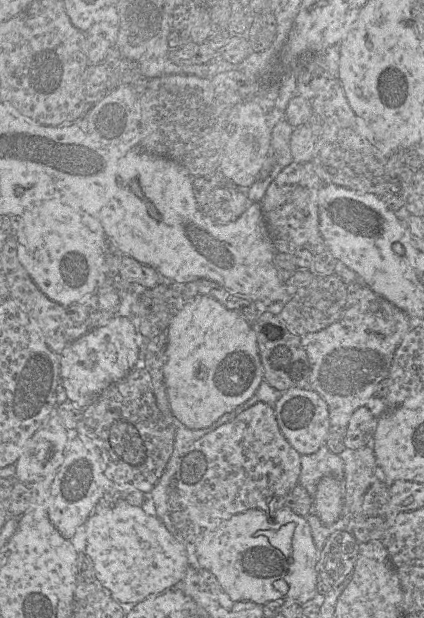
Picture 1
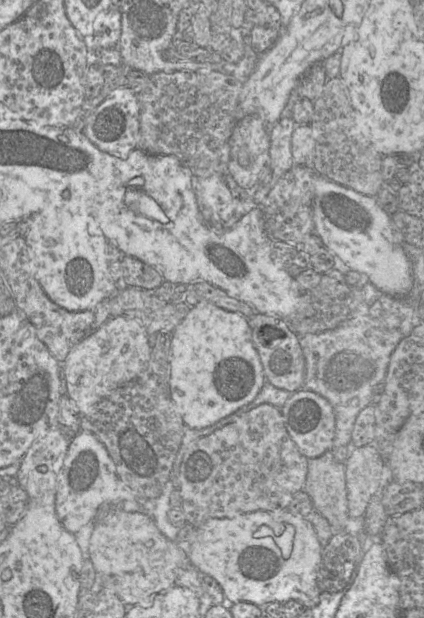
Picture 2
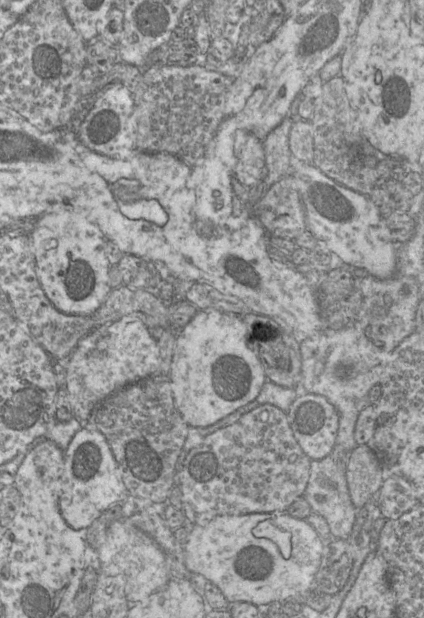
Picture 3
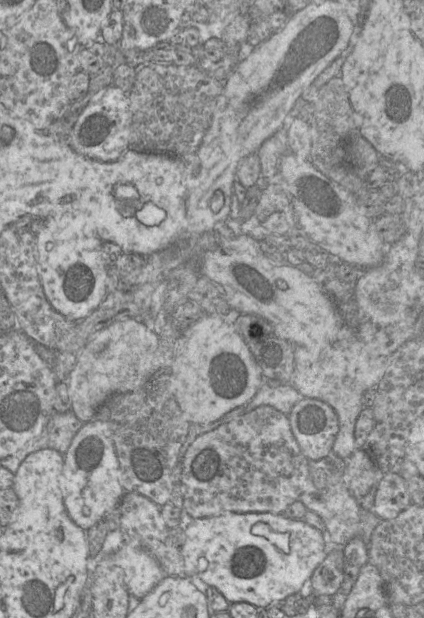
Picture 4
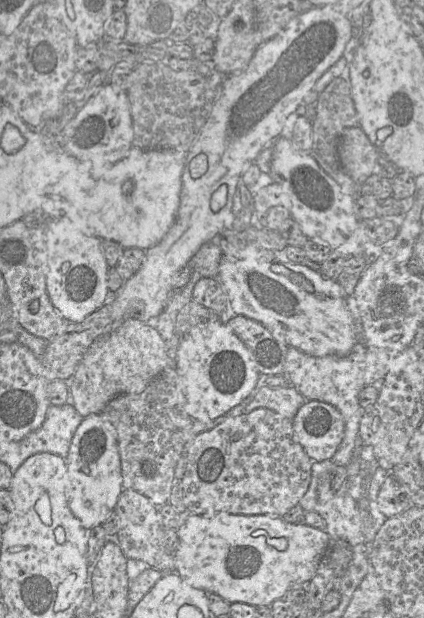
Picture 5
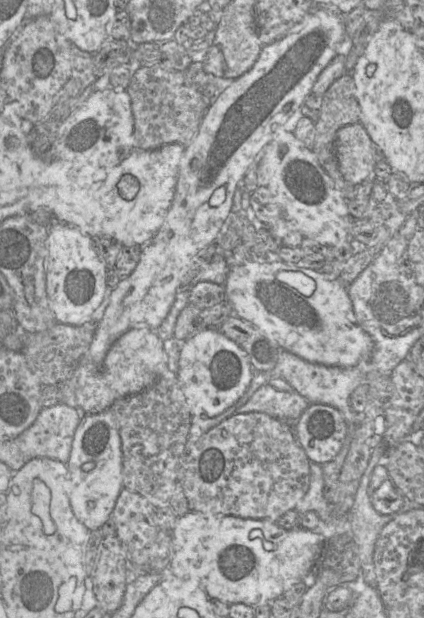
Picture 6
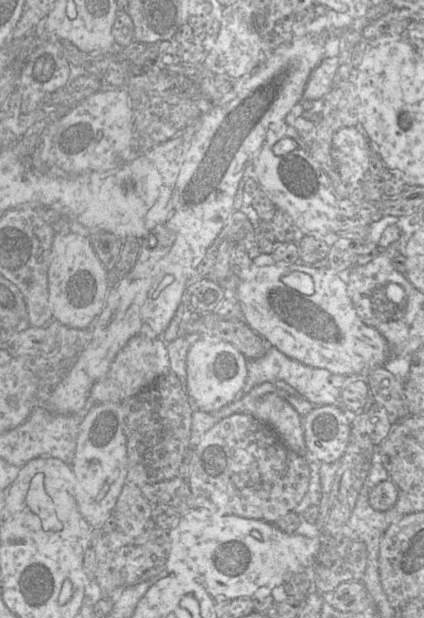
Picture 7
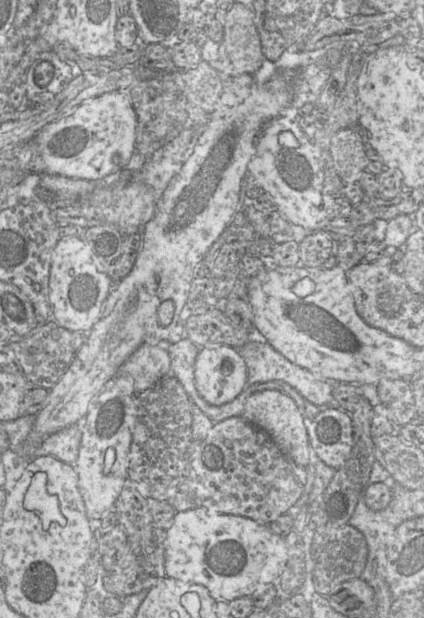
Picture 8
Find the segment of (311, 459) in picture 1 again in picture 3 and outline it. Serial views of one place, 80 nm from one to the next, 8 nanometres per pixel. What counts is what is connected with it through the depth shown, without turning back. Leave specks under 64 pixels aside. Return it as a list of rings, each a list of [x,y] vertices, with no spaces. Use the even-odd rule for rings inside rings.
[[[331,455],[320,460],[310,461],[310,475],[303,497],[312,511],[321,515],[331,531],[332,538],[347,539],[352,531],[357,509],[354,507],[347,487],[346,470],[342,470]]]

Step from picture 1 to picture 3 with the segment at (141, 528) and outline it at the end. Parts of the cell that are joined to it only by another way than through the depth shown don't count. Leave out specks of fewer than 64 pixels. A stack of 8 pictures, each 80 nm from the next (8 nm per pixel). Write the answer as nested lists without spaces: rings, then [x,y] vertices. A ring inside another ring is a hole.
[[[123,519],[109,524],[107,538],[97,552],[100,561],[98,572],[107,576],[123,575],[124,592],[128,601],[145,601],[170,580],[163,550],[148,534]]]

